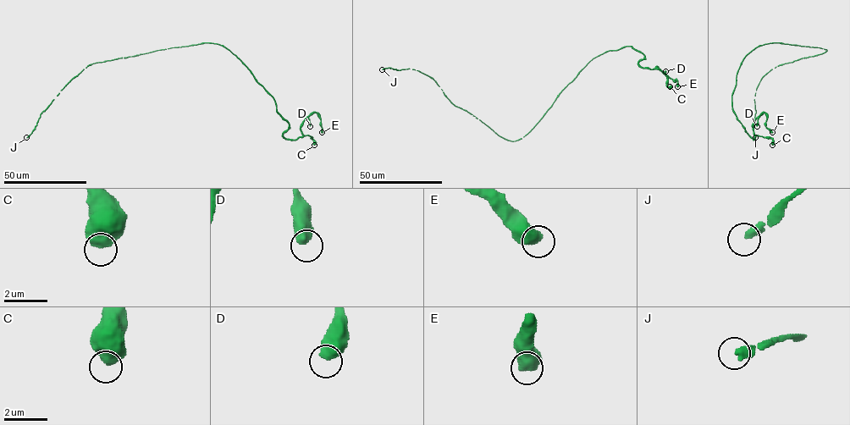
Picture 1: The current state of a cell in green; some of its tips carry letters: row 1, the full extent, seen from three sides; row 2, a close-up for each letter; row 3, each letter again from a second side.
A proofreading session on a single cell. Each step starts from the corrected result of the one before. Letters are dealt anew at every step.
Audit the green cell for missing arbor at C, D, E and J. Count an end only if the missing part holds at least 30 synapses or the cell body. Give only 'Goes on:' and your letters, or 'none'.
Goes on: J

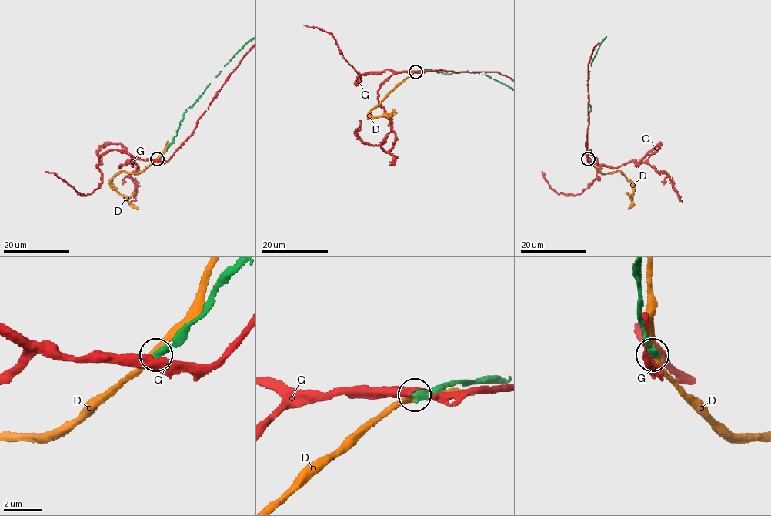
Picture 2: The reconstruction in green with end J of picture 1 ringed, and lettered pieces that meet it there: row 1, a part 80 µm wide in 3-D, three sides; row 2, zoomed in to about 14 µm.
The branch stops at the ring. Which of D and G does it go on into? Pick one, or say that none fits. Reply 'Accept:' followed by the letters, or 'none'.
Accept: none

